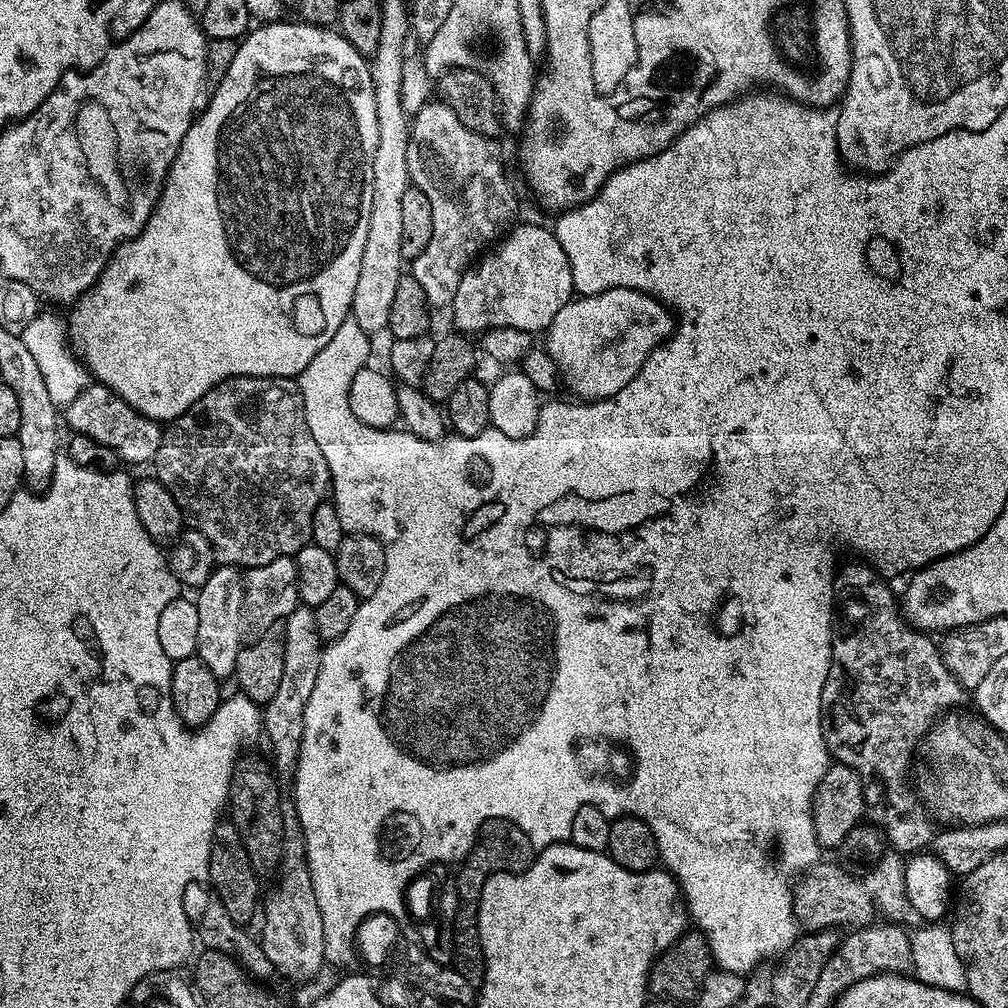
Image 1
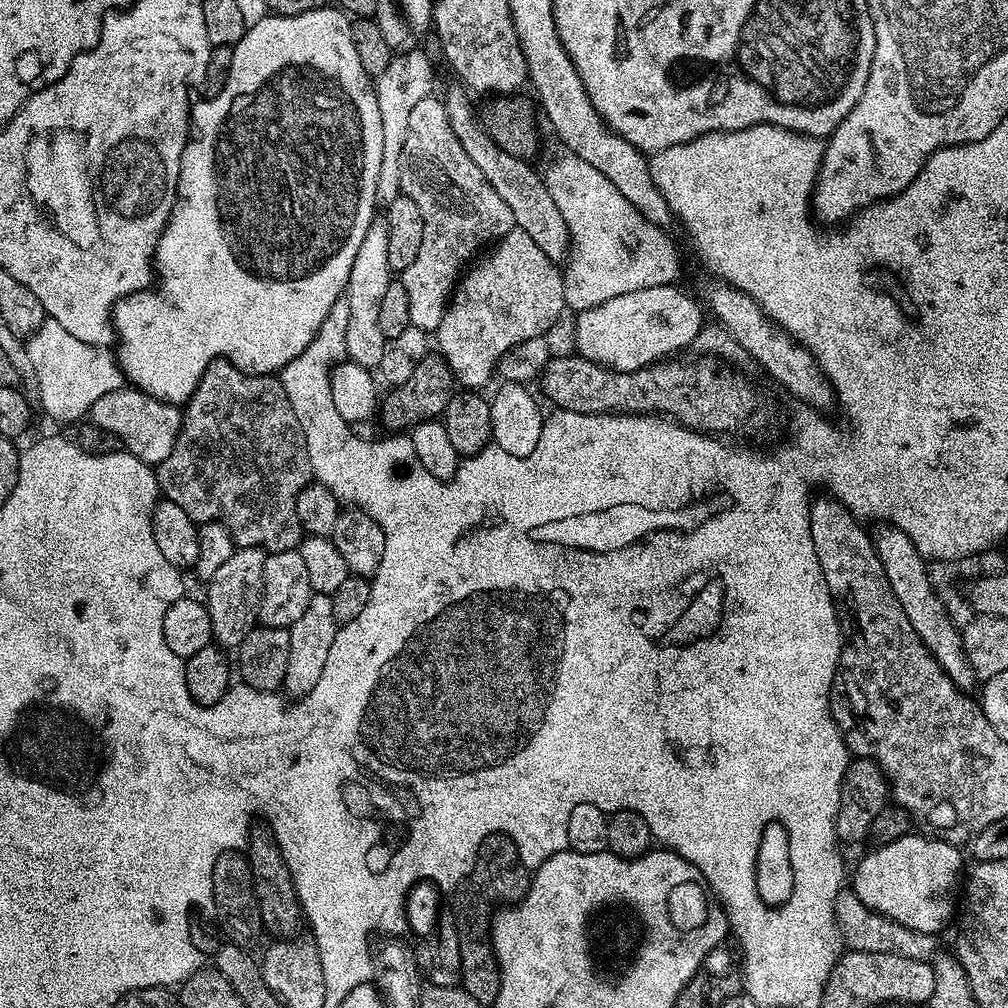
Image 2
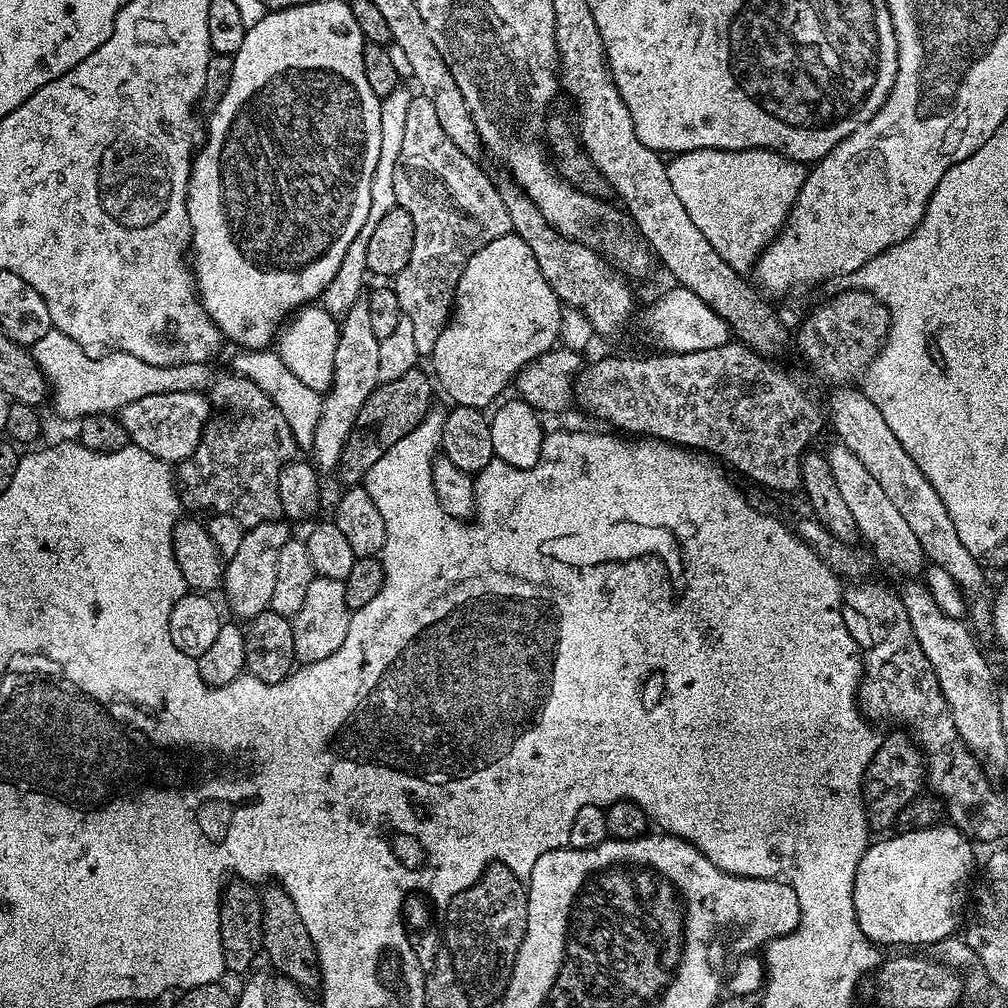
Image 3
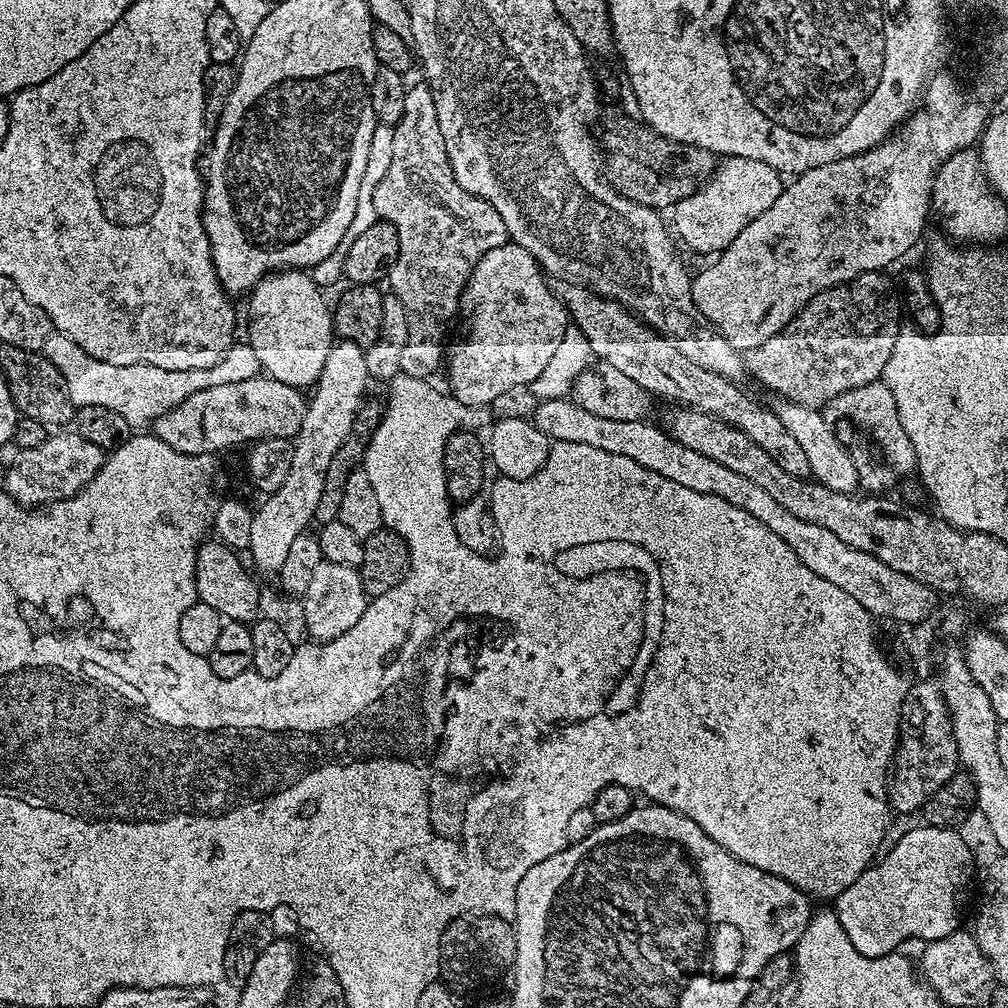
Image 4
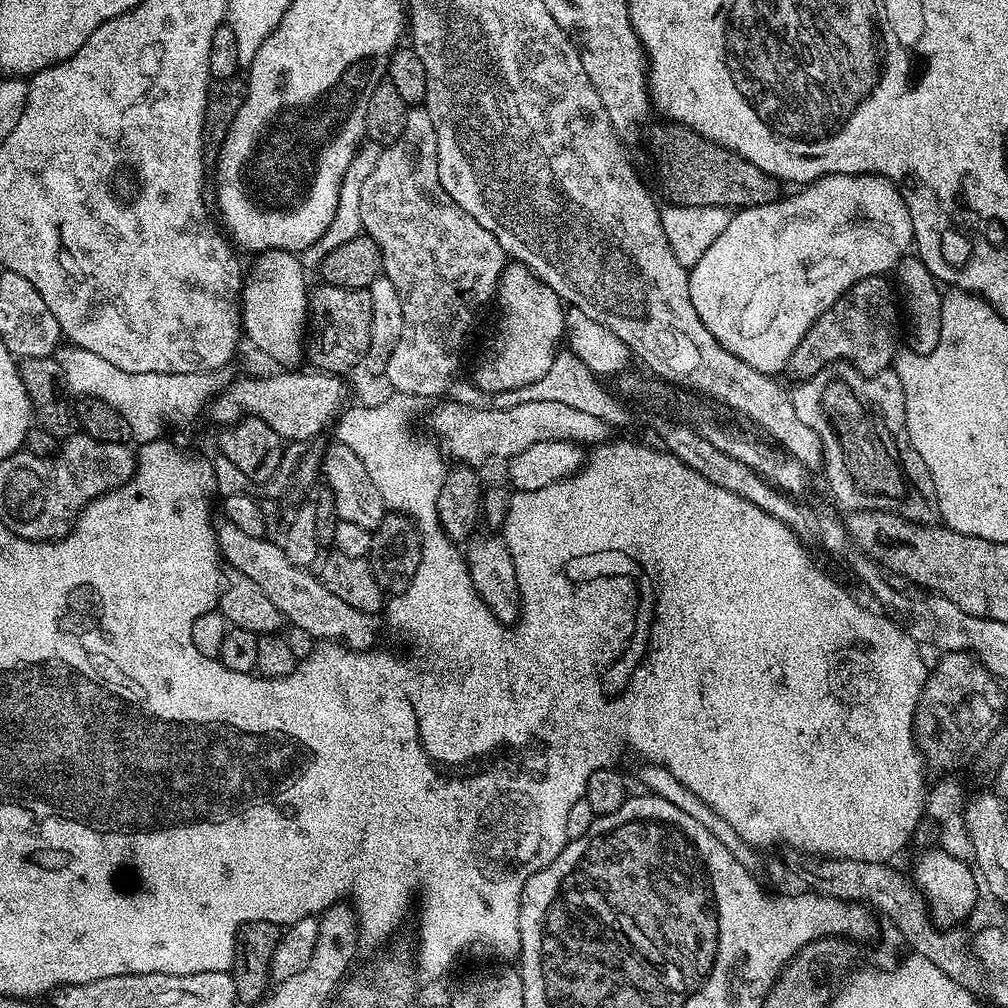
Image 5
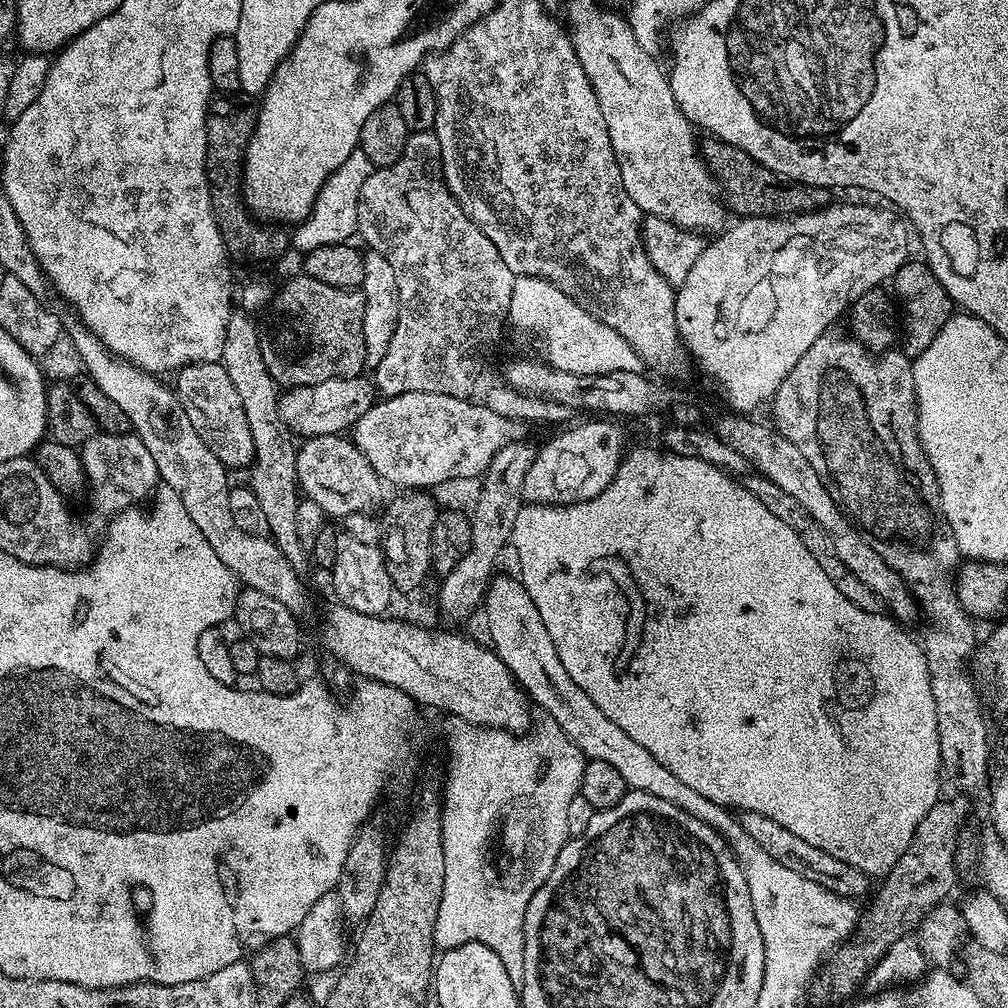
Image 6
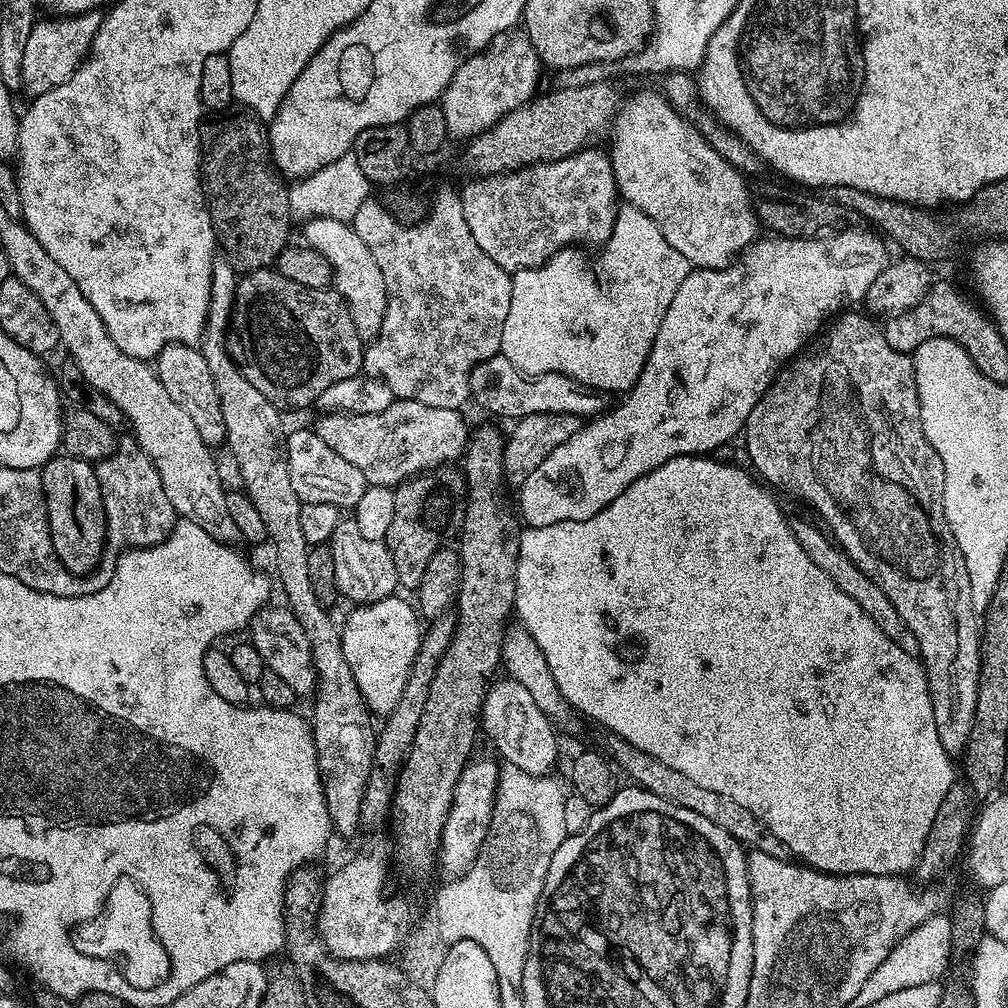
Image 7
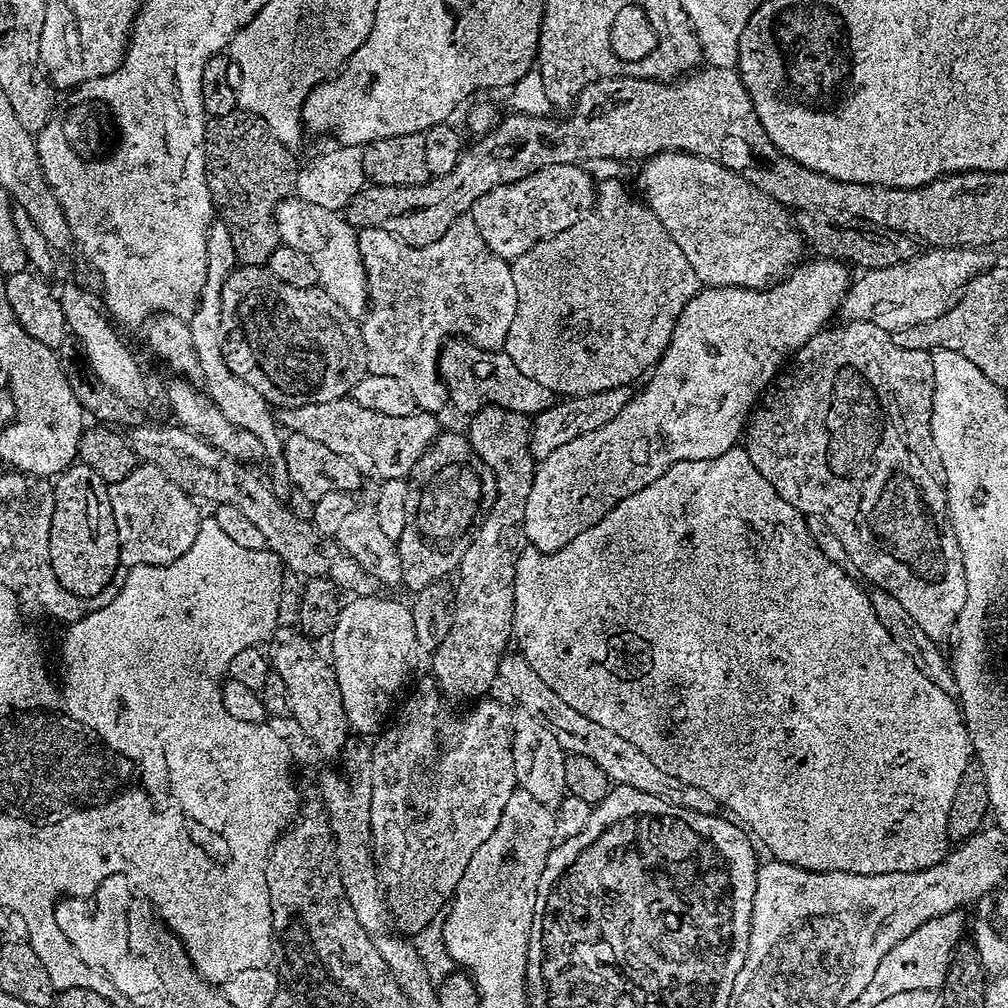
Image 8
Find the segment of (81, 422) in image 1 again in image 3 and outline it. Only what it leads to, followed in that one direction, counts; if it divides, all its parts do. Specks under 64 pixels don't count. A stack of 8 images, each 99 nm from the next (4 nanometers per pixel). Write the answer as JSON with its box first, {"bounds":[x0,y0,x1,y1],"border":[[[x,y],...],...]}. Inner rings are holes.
{"bounds":[118,391,210,466],"border":[[[203,391],[150,394],[119,409],[118,419],[133,445],[146,450],[154,458],[164,460],[168,465],[176,466],[180,461],[190,458],[190,454],[194,454],[210,423],[208,408],[210,409],[210,400]]]}

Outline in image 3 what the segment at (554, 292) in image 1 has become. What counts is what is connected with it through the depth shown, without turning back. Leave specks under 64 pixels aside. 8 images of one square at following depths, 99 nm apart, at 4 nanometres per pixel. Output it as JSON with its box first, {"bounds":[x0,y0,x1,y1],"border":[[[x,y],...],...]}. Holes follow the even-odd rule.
{"bounds":[430,234,561,410],"border":[[[509,234],[494,238],[494,242],[482,246],[482,250],[478,250],[478,254],[466,262],[462,278],[458,278],[452,315],[448,317],[448,325],[442,334],[438,334],[438,342],[430,357],[431,371],[439,391],[441,388],[452,399],[453,405],[461,404],[481,410],[487,409],[487,404],[495,405],[505,395],[504,387],[507,384],[509,387],[525,366],[557,347],[561,309],[559,298],[554,290],[550,290],[550,282],[546,282],[542,270],[538,270],[534,250],[530,250],[520,236]]]}

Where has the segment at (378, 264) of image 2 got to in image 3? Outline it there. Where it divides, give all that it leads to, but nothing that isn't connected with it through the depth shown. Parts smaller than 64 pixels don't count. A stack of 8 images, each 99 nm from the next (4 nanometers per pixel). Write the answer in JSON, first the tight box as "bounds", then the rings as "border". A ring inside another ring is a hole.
{"bounds":[310,299,381,473],"border":[[[367,299],[357,300],[356,305],[343,313],[339,326],[340,337],[338,346],[334,350],[332,386],[328,389],[320,405],[318,426],[310,449],[311,455],[316,455],[314,464],[321,473],[328,472],[331,468],[333,471],[339,465],[344,444],[358,418],[358,410],[362,410],[362,402],[366,402],[366,398],[370,398],[372,391],[381,383],[378,378],[380,339],[374,334],[374,326],[370,322]]]}

